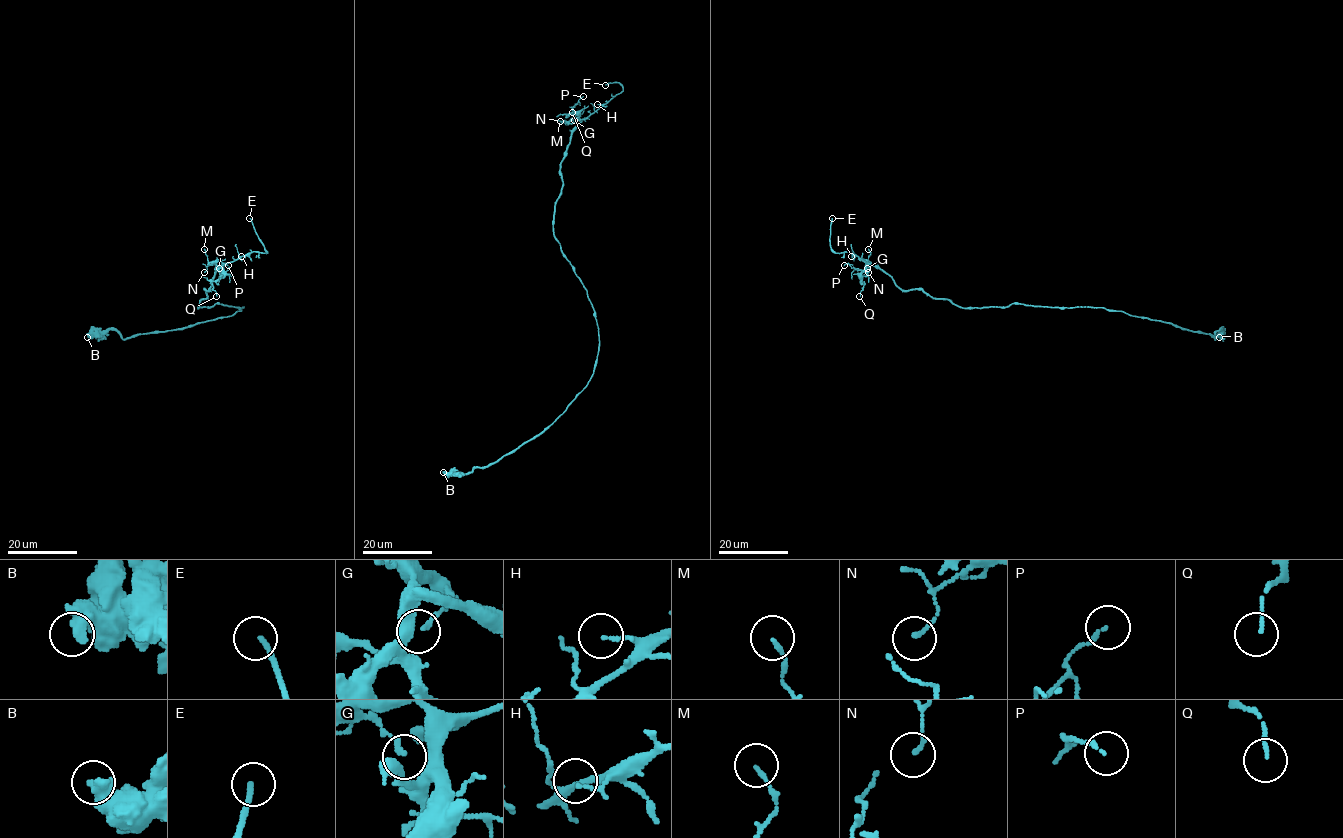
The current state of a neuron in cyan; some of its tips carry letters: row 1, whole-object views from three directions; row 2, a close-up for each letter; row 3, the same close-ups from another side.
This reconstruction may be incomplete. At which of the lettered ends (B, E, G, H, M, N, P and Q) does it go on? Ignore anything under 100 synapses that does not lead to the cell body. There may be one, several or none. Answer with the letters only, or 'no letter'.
E

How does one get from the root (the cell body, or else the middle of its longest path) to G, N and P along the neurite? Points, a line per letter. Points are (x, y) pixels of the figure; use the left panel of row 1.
G: (228, 306), (197, 308), (224, 263), (214, 262), (219, 268)
N: (228, 306), (197, 308), (224, 263), (213, 262), (204, 272)
P: (228, 306), (215, 303), (197, 308), (207, 297), (205, 289), (211, 285), (215, 270), (223, 263), (228, 265)

